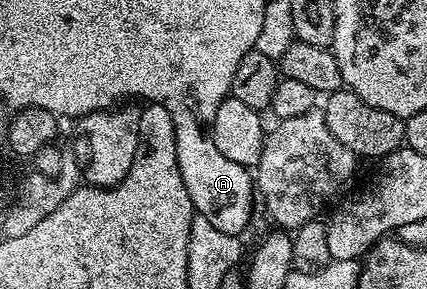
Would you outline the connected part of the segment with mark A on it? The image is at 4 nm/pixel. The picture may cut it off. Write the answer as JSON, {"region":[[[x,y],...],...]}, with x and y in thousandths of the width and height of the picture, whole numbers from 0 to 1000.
{"region":[[[422,356],[389,363],[407,419],[412,450],[412,529],[422,543],[426,626],[445,668],[457,740],[482,751],[504,792],[534,813],[560,817],[562,796],[590,751],[590,675],[595,689],[595,606],[583,581],[557,571],[557,557],[539,557],[501,502],[494,419],[459,412],[445,377],[436,384]]]}

